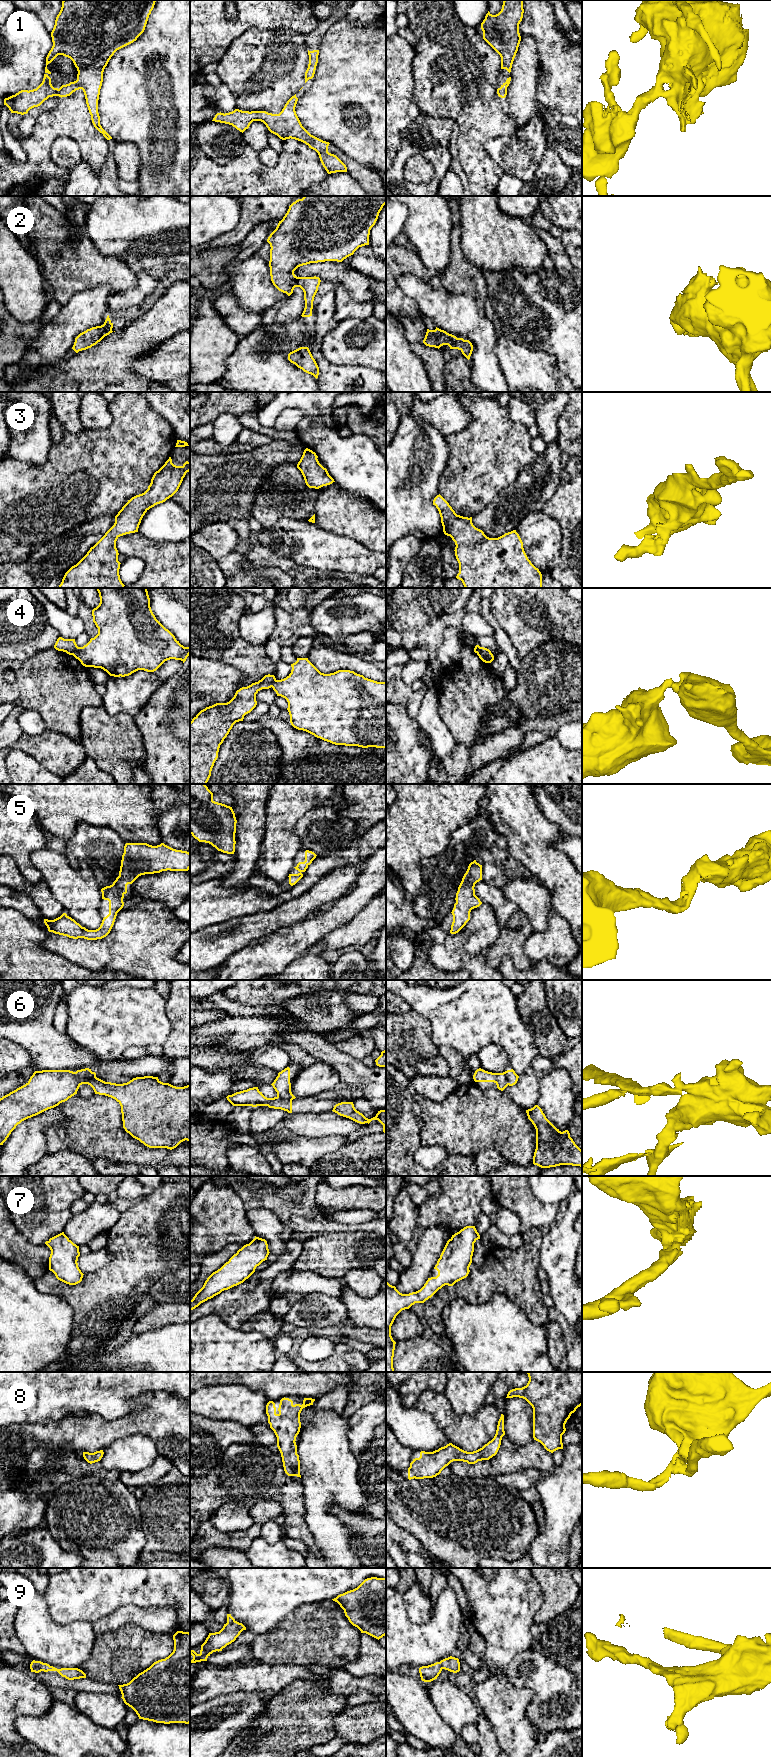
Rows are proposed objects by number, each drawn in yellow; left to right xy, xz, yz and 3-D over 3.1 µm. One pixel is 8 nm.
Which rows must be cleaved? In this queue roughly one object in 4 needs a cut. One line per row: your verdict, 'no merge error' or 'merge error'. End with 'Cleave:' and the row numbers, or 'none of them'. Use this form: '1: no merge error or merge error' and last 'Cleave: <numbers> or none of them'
1: no merge error
2: no merge error
3: no merge error
4: merge error
5: no merge error
6: merge error
7: no merge error
8: no merge error
9: no merge error
Cleave: 4, 6

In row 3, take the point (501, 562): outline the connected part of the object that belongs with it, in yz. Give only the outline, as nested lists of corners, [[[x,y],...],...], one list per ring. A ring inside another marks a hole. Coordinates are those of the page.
[[[439,494],[433,500],[433,505],[439,511],[443,532],[455,542],[455,556],[459,563],[459,573],[456,578],[461,580],[465,588],[542,588],[542,574],[528,559],[523,542],[516,532],[505,533],[498,538],[489,538],[472,523],[472,517],[457,515],[449,503]]]

